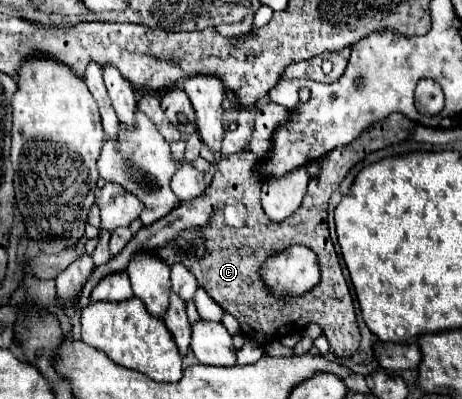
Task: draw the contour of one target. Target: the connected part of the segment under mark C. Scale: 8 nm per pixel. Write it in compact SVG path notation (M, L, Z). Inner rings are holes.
M390 114L388 118L378 120L374 126L364 130L362 136L356 138L350 146L330 150L324 158L318 160L320 174L310 178L308 192L300 208L280 224L272 222L260 206L262 180L254 176L254 164L258 164L260 158L252 158L252 152L248 150L222 156L220 162L216 164L216 174L212 178L212 184L206 188L206 192L200 198L180 202L178 208L174 208L174 212L170 212L166 218L140 228L132 236L130 244L126 244L126 248L118 256L114 256L108 264L98 266L94 270L94 274L88 278L82 290L80 304L88 306L90 290L102 276L124 272L130 256L136 250L146 248L158 252L158 256L166 264L180 262L186 268L190 268L190 272L198 280L198 286L202 286L210 294L210 298L222 306L224 312L230 312L240 322L240 332L250 340L258 344L268 344L278 336L284 338L288 334L302 334L308 322L320 322L332 352L340 358L350 358L360 344L360 330L356 324L356 314L354 314L348 284L342 276L336 250L328 236L328 224L326 224L328 200L356 162L360 162L366 154L374 150L386 148L394 142L408 140L414 128L416 124L404 114ZM294 244L304 244L316 252L322 278L312 292L306 292L302 296L274 296L264 286L260 270L270 256L276 256L278 252Z

